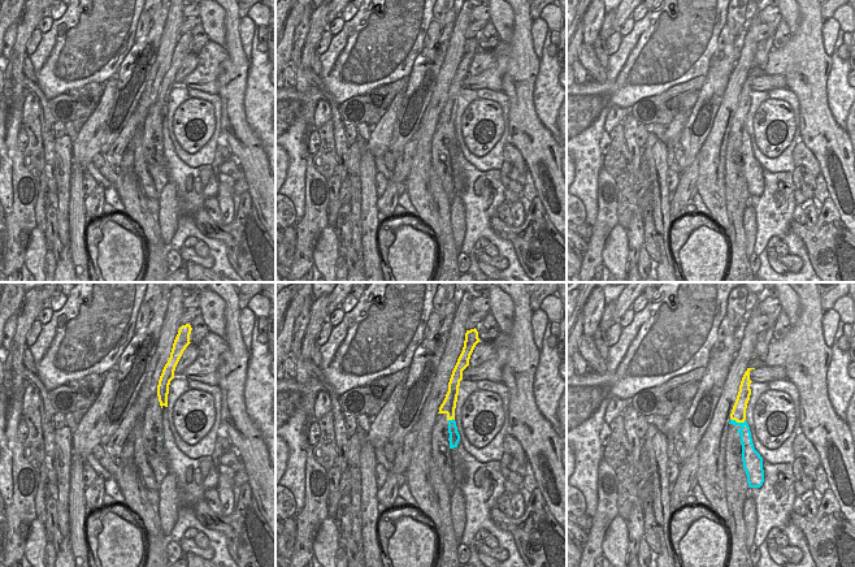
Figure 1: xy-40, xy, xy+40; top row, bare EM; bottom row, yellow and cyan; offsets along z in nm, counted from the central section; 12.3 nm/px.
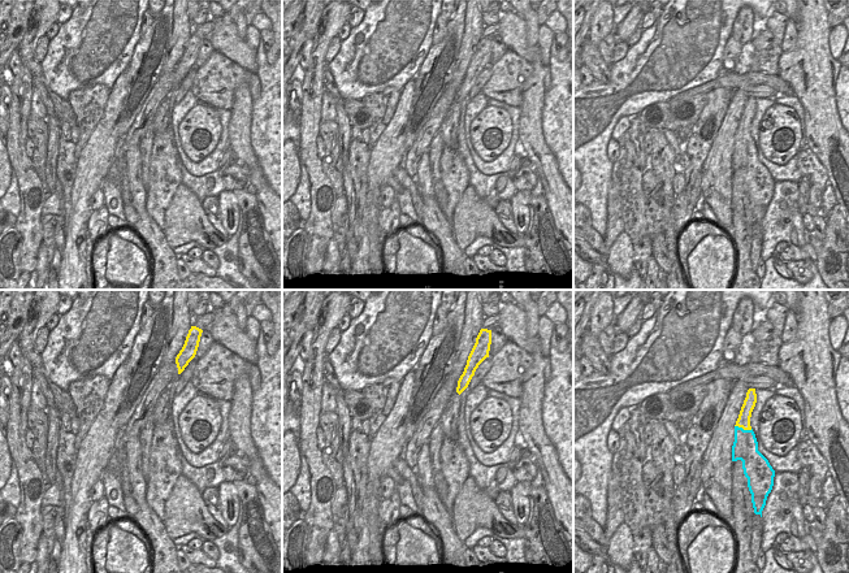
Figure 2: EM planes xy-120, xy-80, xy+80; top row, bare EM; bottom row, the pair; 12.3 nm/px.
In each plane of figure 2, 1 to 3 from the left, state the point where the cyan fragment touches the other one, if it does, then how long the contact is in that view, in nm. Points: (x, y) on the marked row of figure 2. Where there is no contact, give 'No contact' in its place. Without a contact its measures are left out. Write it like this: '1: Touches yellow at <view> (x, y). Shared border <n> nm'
1: No contact
2: No contact
3: Touches yellow at xy+80 (744, 429). Shared border 220 nm.

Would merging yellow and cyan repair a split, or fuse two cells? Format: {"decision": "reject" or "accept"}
{"decision": "reject"}

